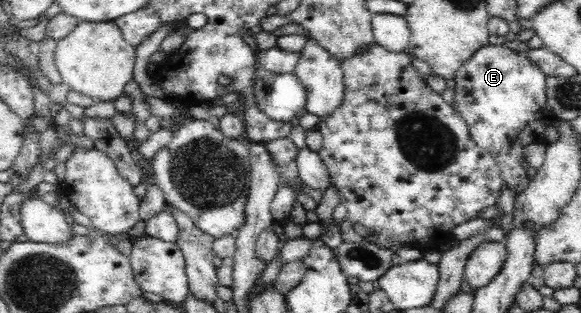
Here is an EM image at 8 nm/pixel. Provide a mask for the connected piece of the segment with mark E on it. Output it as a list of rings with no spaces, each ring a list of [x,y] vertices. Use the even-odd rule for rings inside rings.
[[[489,44],[479,49],[457,69],[454,80],[456,87],[452,105],[467,122],[471,138],[496,161],[506,186],[514,191],[514,195],[521,195],[531,181],[527,169],[521,164],[525,161],[524,148],[531,144],[545,144],[545,133],[557,120],[551,106],[547,104],[545,73],[531,63],[524,52],[515,52],[505,44]]]

